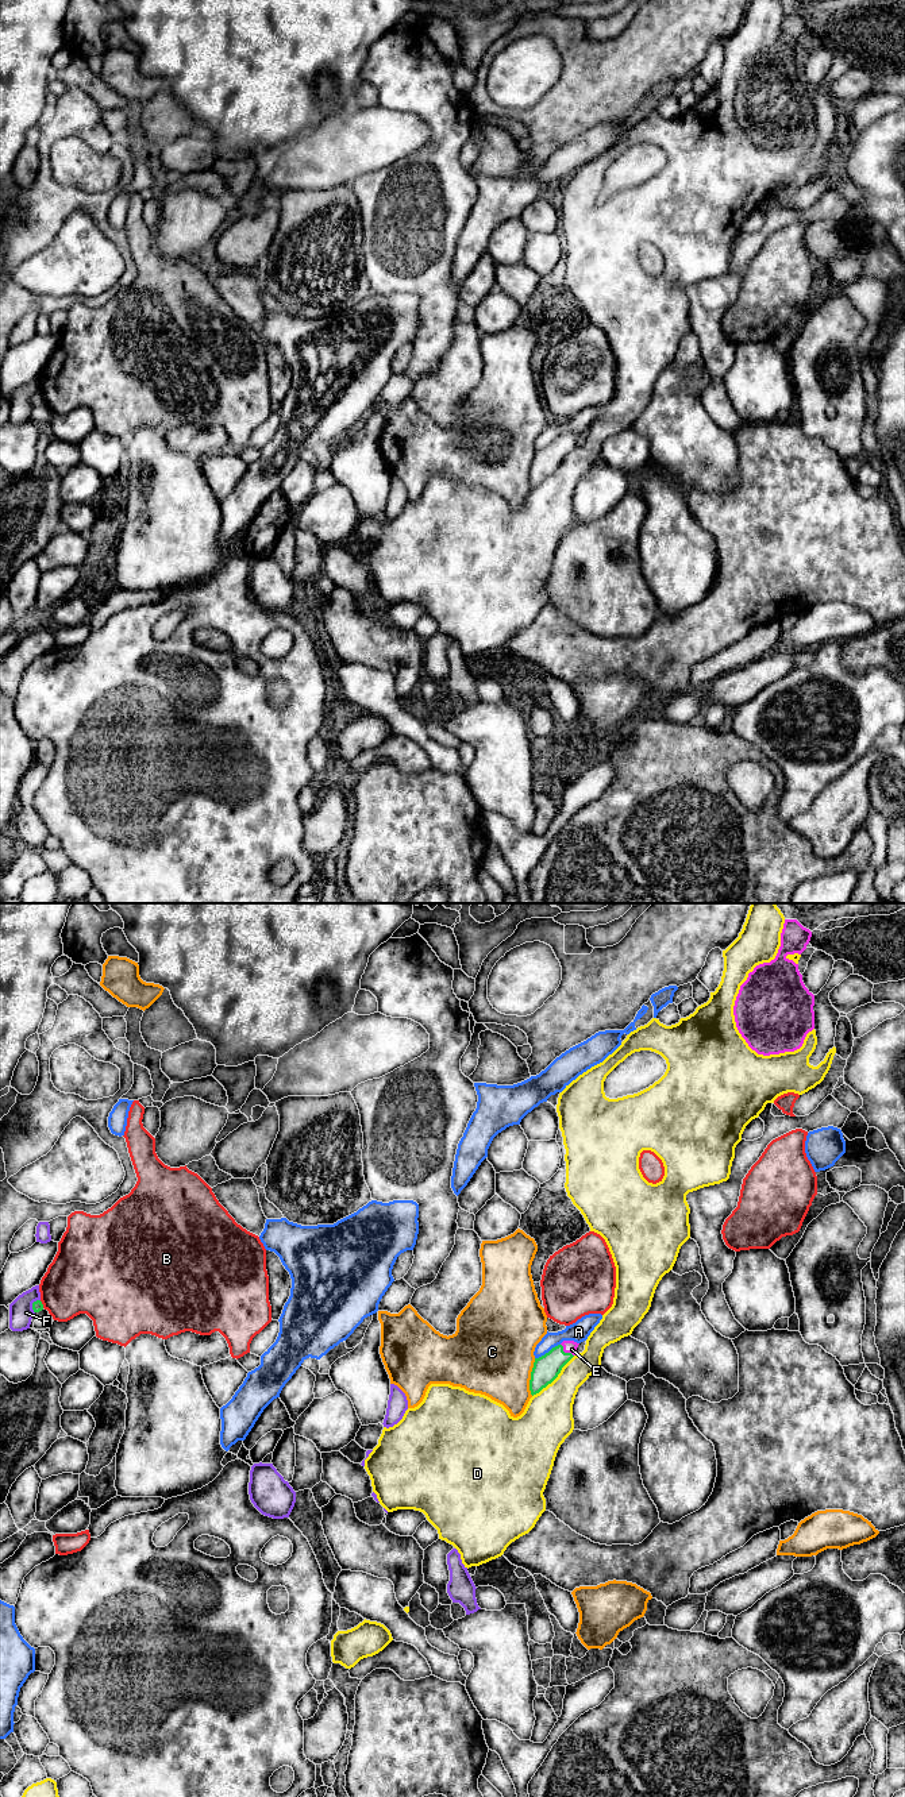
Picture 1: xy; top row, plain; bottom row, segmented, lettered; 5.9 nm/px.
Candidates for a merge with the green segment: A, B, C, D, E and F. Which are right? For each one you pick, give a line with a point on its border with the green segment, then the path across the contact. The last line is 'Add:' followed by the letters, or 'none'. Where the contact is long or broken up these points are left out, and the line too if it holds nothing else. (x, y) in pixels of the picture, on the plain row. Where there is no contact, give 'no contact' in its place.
E: xy (563, 444) | across xy (546, 461), (563, 444), (569, 439)
Add: E

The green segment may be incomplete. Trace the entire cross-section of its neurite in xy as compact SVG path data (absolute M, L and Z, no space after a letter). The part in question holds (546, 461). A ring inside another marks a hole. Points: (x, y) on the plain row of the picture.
M563 433L544 448L535 451L529 473L532 489L539 486L558 470L562 460L577 448L578 437L579 436L574 433Z

